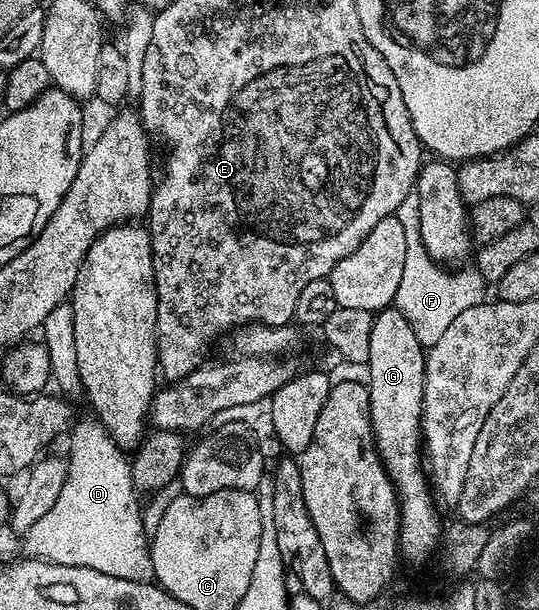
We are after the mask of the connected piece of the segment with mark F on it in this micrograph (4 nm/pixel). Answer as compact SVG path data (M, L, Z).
M411 252L407 256L407 265L403 268L403 280L399 280L399 292L395 299L395 308L407 316L415 336L423 347L431 347L443 331L451 325L459 312L466 311L486 301L487 283L478 270L469 268L466 274L452 274L452 269L438 264L424 252Z

